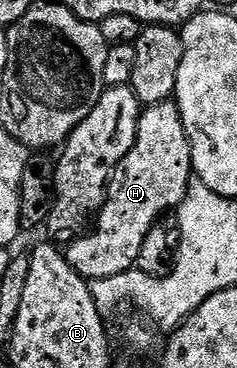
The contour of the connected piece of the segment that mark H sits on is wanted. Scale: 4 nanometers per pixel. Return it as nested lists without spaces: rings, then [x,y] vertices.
[[[169,99],[143,107],[136,142],[110,177],[106,201],[97,213],[92,231],[79,236],[65,249],[67,261],[76,274],[93,282],[131,271],[138,263],[144,238],[161,221],[158,219],[169,208],[174,210],[181,205],[193,170],[188,134],[177,103]]]

